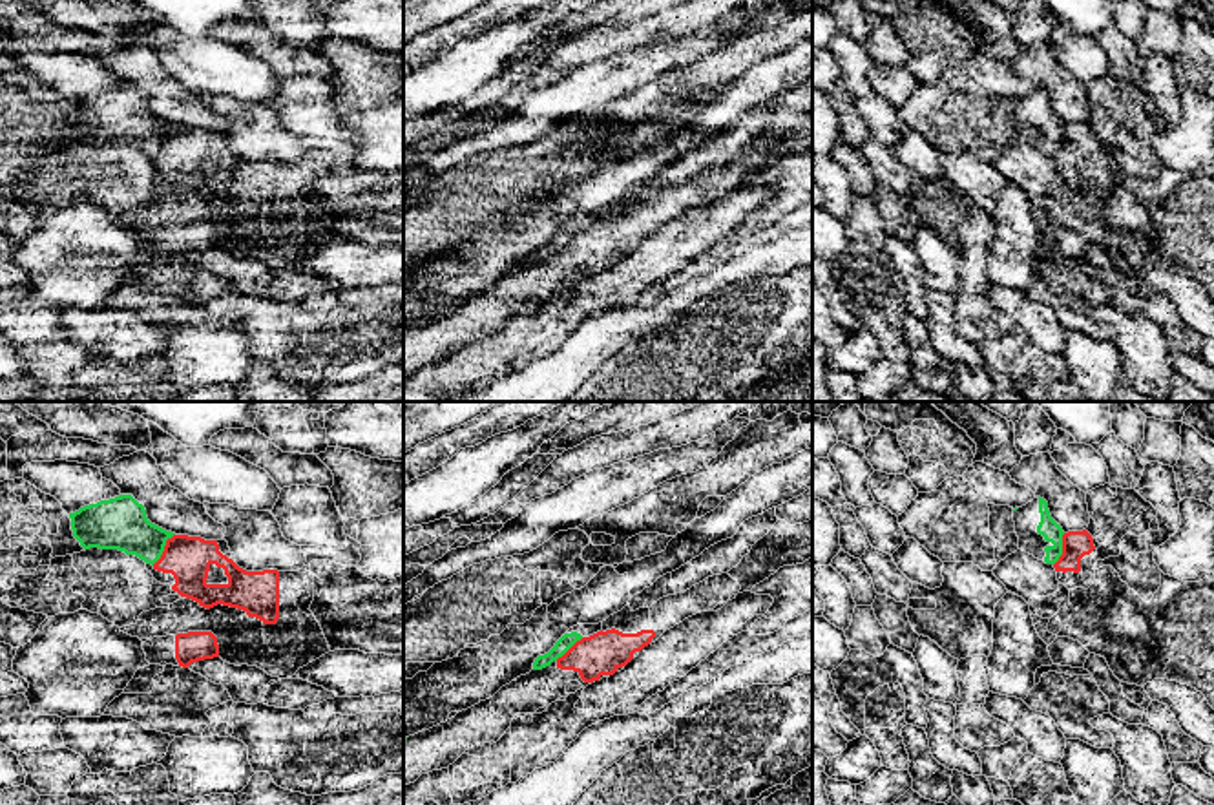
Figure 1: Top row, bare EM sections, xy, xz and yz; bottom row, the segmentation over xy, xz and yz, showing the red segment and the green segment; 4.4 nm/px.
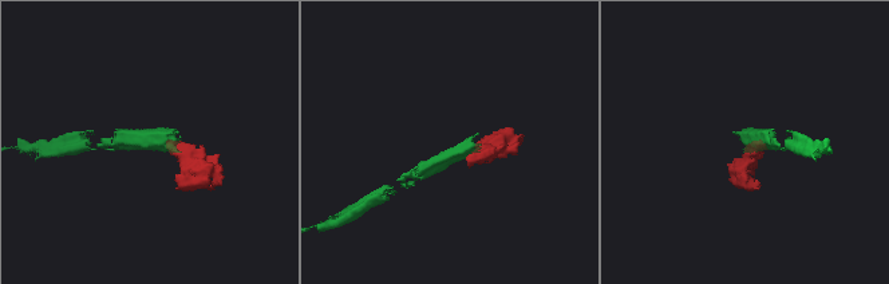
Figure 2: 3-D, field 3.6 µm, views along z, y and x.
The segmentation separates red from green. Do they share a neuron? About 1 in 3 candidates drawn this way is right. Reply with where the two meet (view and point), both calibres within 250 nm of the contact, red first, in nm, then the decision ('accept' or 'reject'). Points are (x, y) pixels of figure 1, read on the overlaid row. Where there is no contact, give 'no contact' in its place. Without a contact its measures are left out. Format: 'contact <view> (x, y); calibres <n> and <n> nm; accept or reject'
contact xy (165, 550); calibres 200 and 240 nm; reject

